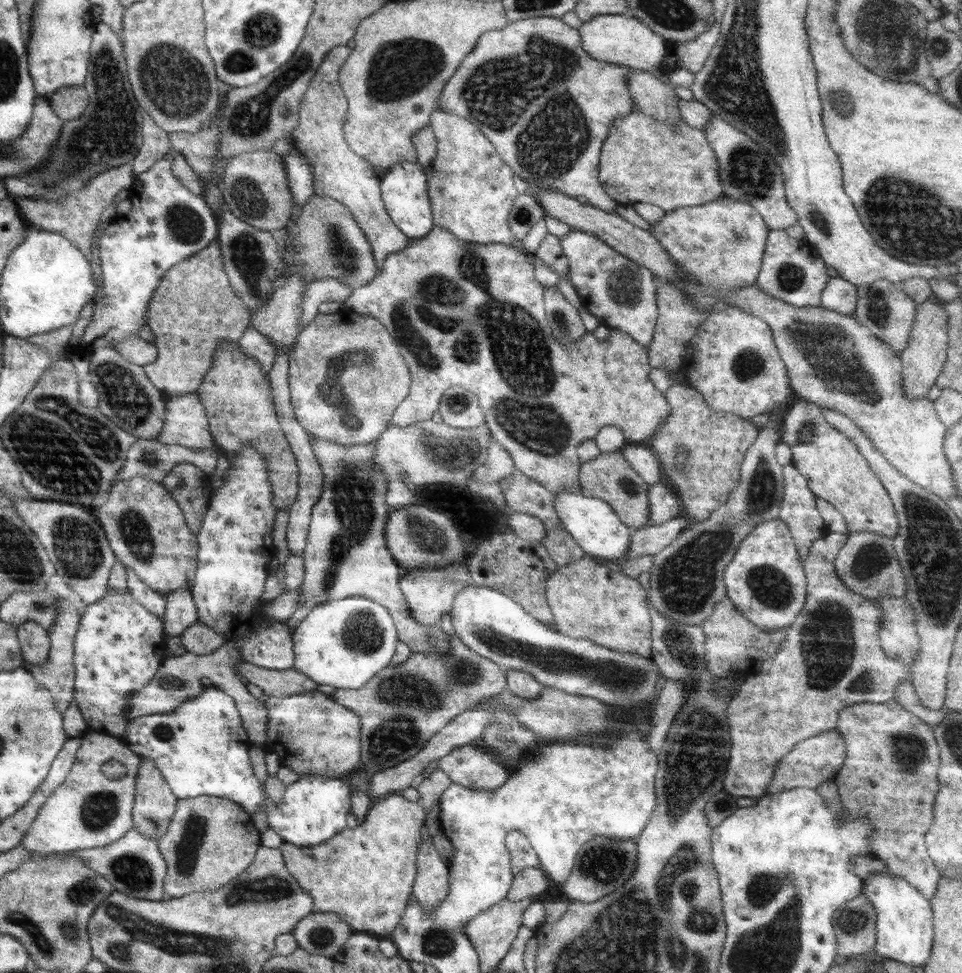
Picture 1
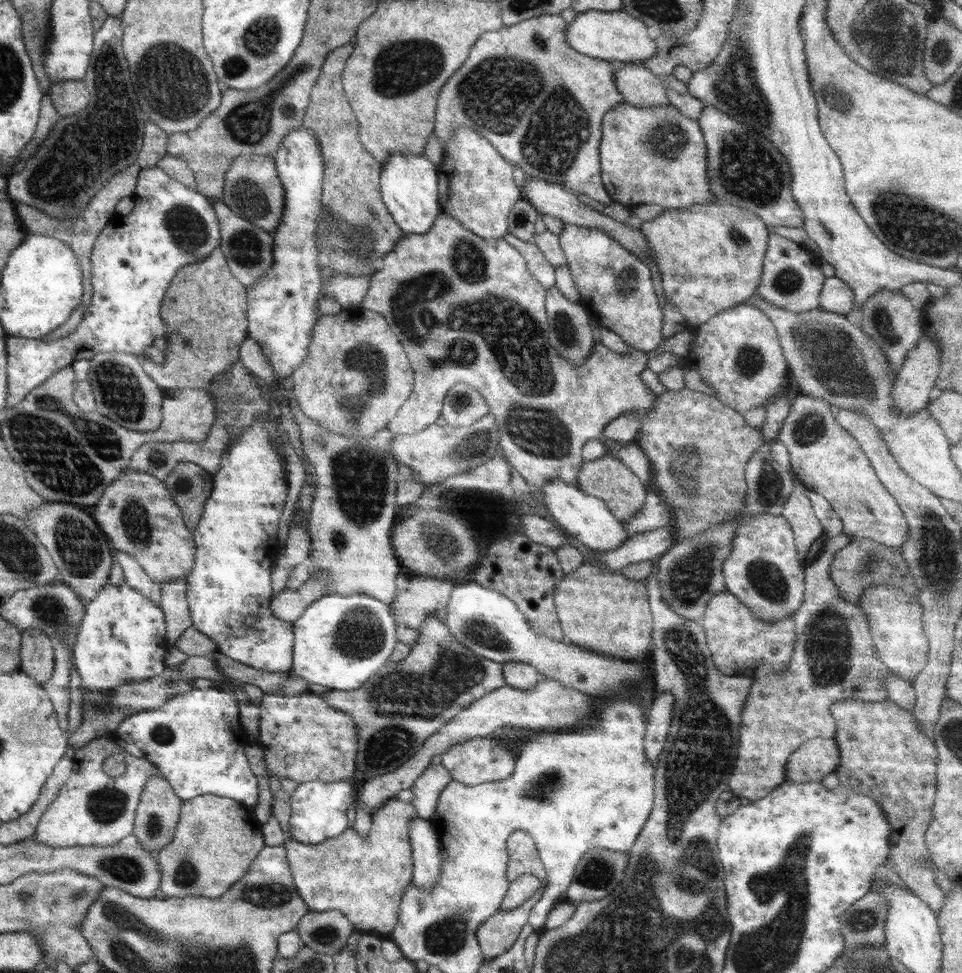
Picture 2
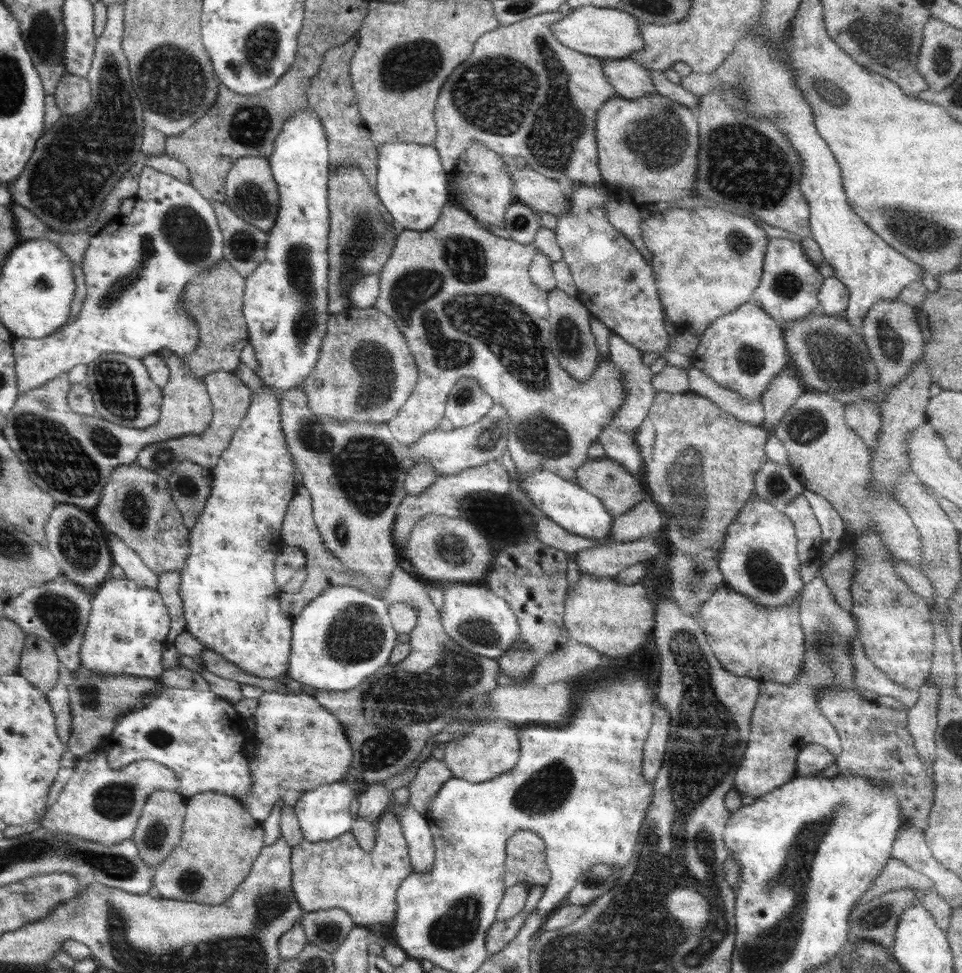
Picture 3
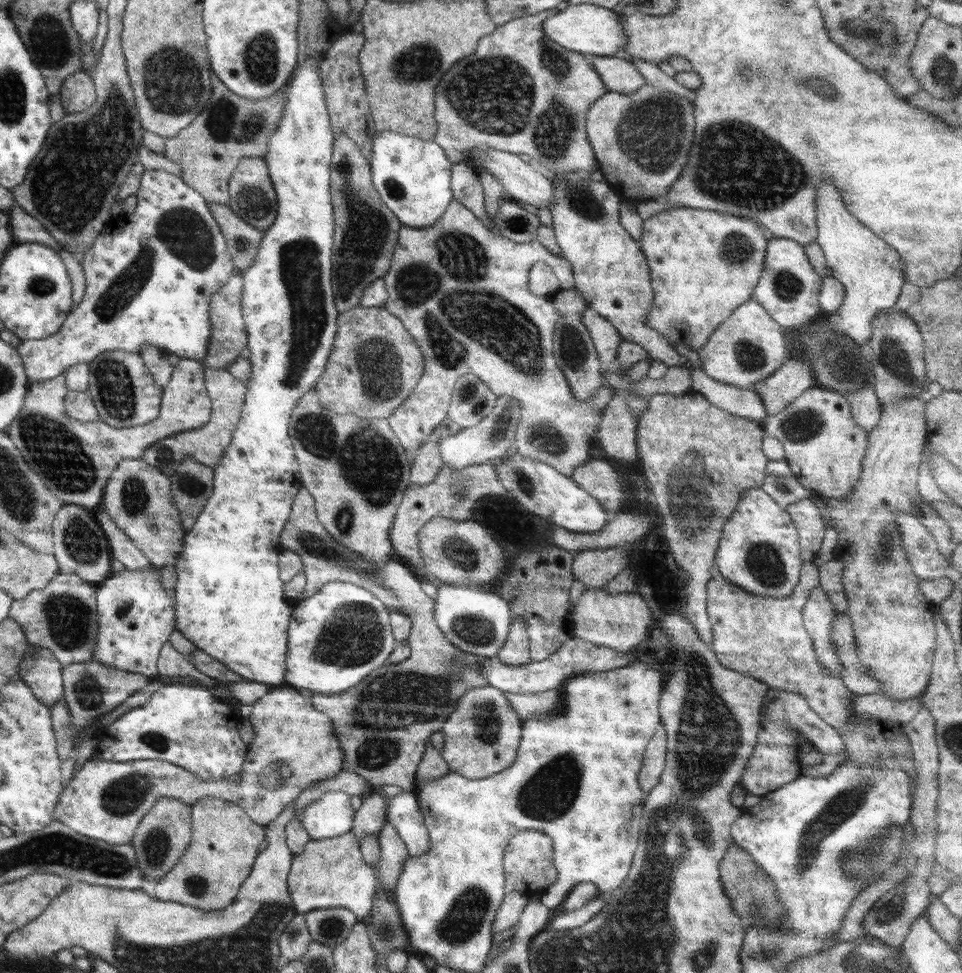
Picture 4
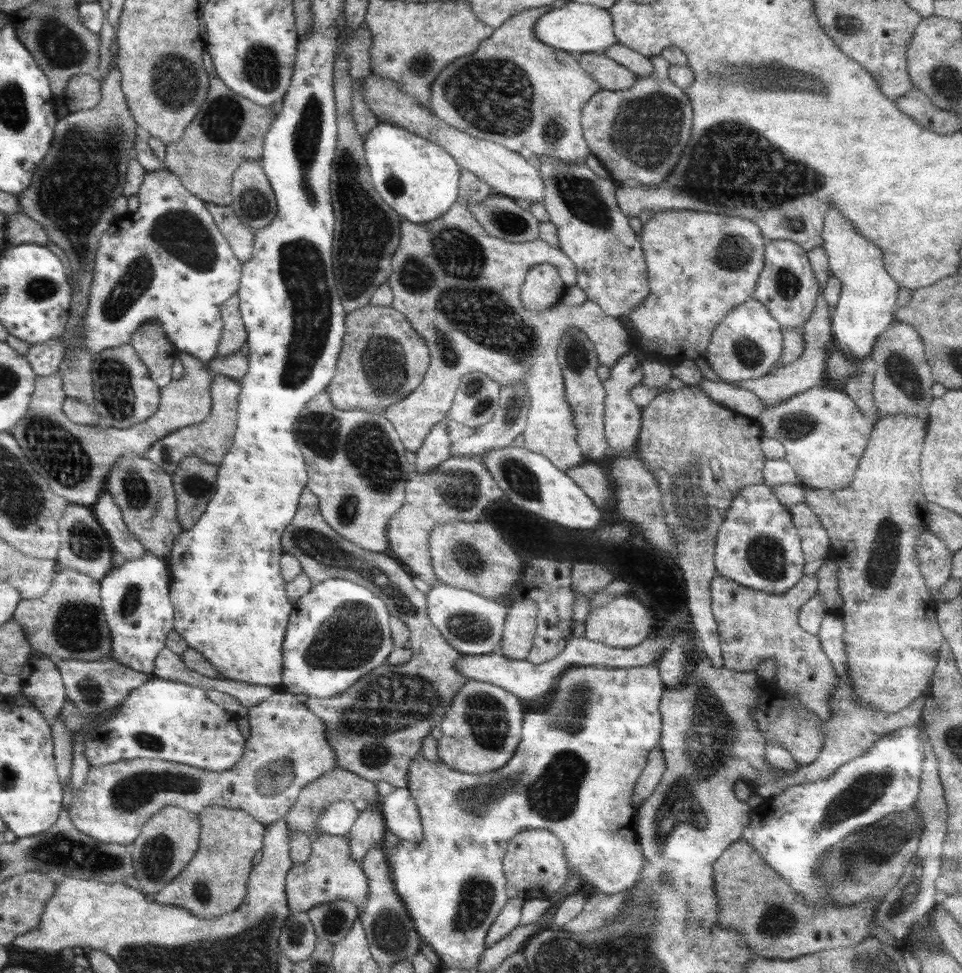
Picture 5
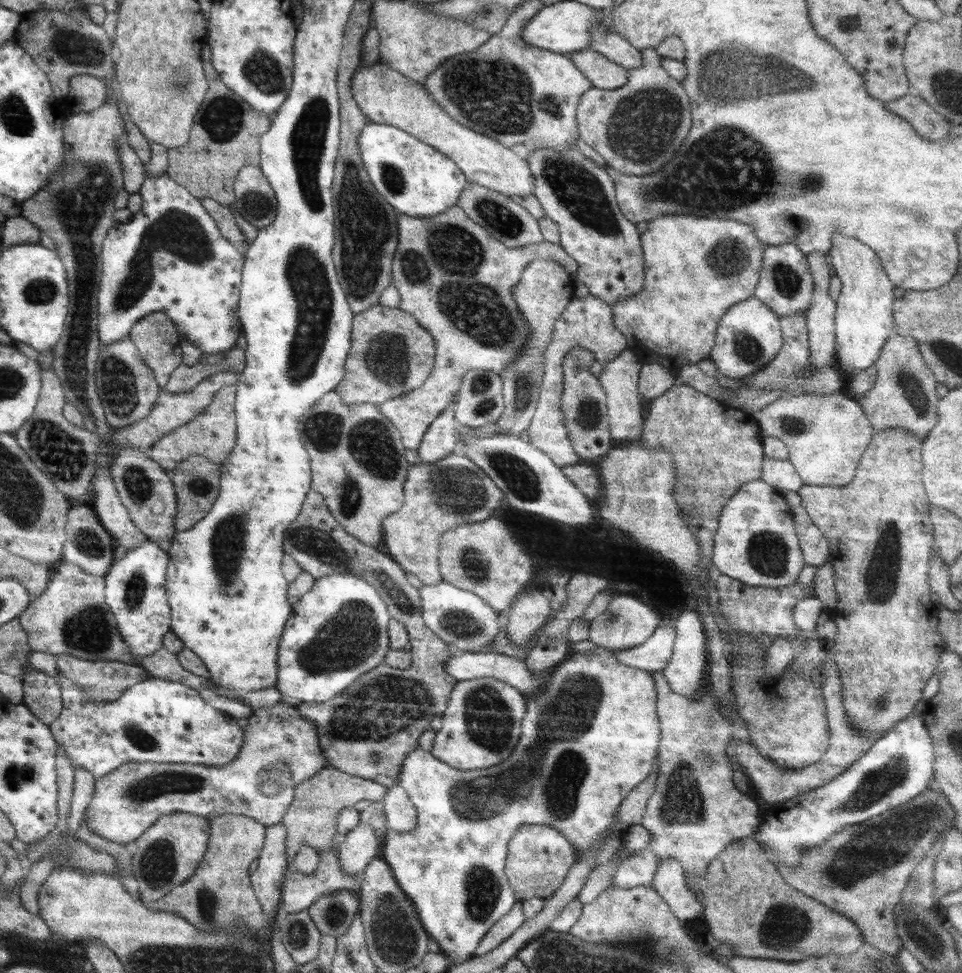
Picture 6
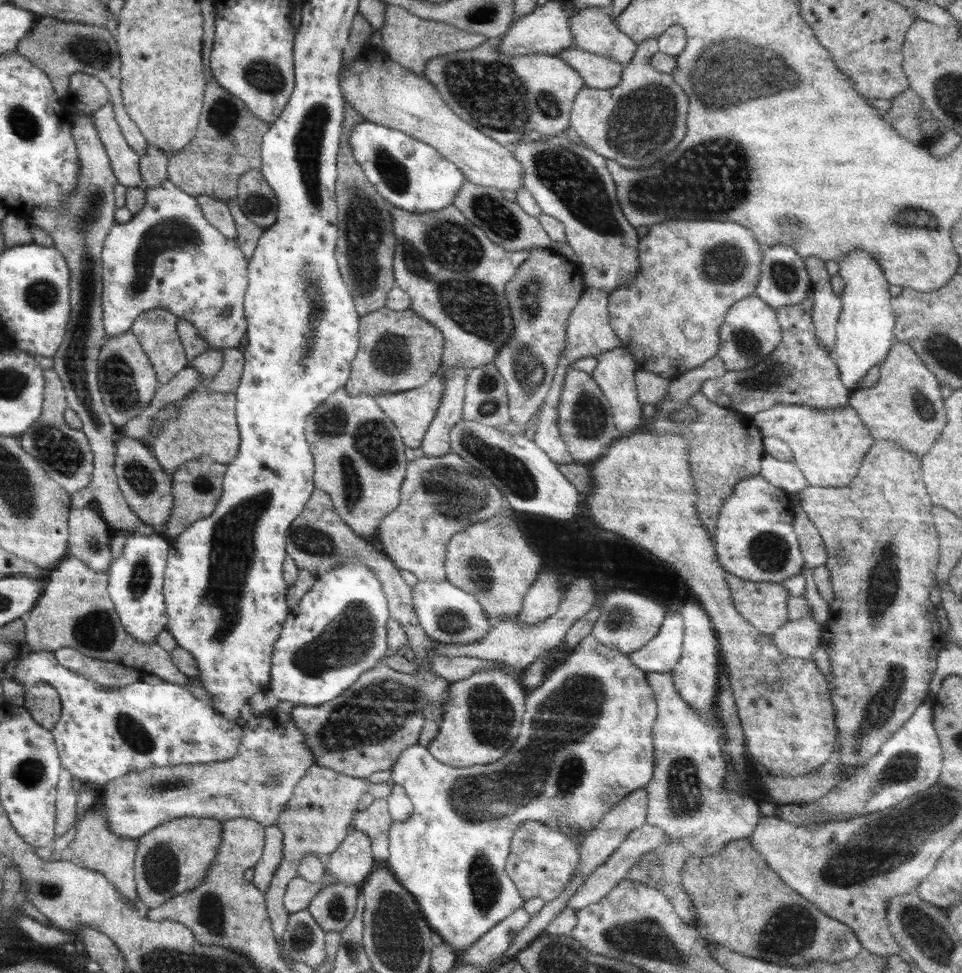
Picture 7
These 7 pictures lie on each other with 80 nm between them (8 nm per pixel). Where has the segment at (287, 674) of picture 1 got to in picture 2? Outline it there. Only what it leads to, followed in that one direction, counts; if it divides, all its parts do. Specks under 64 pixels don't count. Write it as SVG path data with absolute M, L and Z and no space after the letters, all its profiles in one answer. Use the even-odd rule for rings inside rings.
M218 652L210 658L218 663L220 671L228 678L239 680L246 685L252 684L262 689L265 694L299 695L312 688L306 679L300 678L292 670L282 673L268 673L242 665L242 663Z

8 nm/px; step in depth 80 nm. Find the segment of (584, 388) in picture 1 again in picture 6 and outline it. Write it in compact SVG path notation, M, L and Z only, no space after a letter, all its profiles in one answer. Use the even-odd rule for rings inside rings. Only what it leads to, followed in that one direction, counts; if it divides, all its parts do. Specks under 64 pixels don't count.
M457 204L429 217L414 218L398 212L397 223L398 250L392 263L391 284L400 293L399 308L410 313L434 337L436 354L433 369L422 386L404 396L384 401L377 408L399 430L405 448L417 450L430 423L455 400L463 376L469 370L487 370L500 374L527 345L531 335L529 326L518 314L513 297L513 286L518 284L526 265L532 260L558 262L575 282L577 263L560 246L546 240L520 248L506 247L470 220ZM589 294L584 298L570 301L554 323L553 336L543 354L543 379L538 393L535 415L526 431L529 433L529 443L547 454L559 467L582 462L571 447L568 431L564 424L561 405L563 396L563 360L569 348L583 346L594 353L594 358L601 365L613 360L627 348L625 336L616 328L612 311L601 298Z

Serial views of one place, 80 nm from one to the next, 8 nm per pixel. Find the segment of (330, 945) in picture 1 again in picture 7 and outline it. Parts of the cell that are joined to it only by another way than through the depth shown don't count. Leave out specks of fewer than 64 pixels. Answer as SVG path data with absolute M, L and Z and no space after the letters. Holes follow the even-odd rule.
M324 885L310 901L307 910L325 932L341 932L355 915L359 892L359 886L355 885Z

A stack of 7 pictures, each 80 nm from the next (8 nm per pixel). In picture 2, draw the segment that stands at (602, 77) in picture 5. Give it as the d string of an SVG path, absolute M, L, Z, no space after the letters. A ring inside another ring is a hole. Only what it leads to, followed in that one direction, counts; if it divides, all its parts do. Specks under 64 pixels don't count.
M613 61L613 66L615 86L626 103L649 109L672 105L666 94L665 79L654 74L643 64Z

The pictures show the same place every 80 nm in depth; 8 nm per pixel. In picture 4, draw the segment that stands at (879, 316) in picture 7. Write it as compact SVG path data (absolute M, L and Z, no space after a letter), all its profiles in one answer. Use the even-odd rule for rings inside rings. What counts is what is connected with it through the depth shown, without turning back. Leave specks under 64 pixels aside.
M824 182L820 184L816 202L816 243L822 248L827 268L845 288L842 304L835 310L838 320L832 324L834 330L849 336L856 344L867 344L871 337L874 317L881 310L895 308L901 288L906 282L903 276L903 261L896 250L878 238L874 232L856 220L842 204L838 190Z

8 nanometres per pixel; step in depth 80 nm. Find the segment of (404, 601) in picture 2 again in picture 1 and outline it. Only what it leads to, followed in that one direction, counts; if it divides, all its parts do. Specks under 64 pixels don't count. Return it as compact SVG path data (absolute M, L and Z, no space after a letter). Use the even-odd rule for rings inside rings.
M455 562L454 566L444 565L434 570L407 570L406 573L404 572L404 577L399 580L401 591L406 597L414 621L426 625L438 624L443 615L450 614L458 592L472 584L471 574L462 562L458 564Z

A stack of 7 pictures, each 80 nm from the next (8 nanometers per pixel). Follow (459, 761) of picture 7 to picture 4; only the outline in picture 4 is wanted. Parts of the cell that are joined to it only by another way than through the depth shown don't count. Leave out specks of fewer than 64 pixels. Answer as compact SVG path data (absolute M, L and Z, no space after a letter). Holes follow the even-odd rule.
M488 685L468 689L458 699L454 712L441 730L444 747L440 753L452 772L467 779L489 777L502 772L514 762L520 746L522 724L498 687Z

